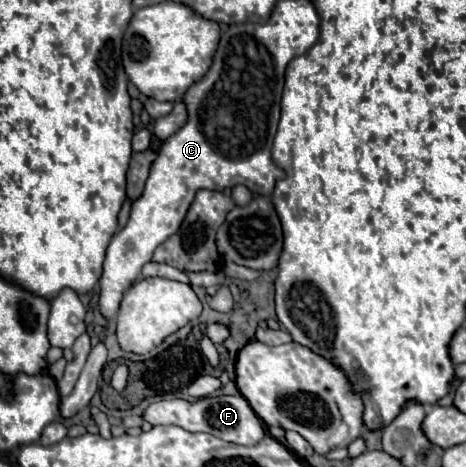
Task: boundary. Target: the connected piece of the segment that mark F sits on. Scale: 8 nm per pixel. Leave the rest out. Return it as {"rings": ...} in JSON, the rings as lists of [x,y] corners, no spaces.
{"rings":[[[237,394],[237,396],[207,396],[207,398],[199,398],[195,402],[181,400],[181,398],[159,400],[159,402],[149,404],[145,408],[145,412],[141,414],[141,418],[153,426],[155,424],[175,424],[187,432],[207,432],[207,434],[213,434],[225,442],[243,444],[243,446],[253,446],[265,436],[263,422],[257,418],[253,408],[241,394]]]}

